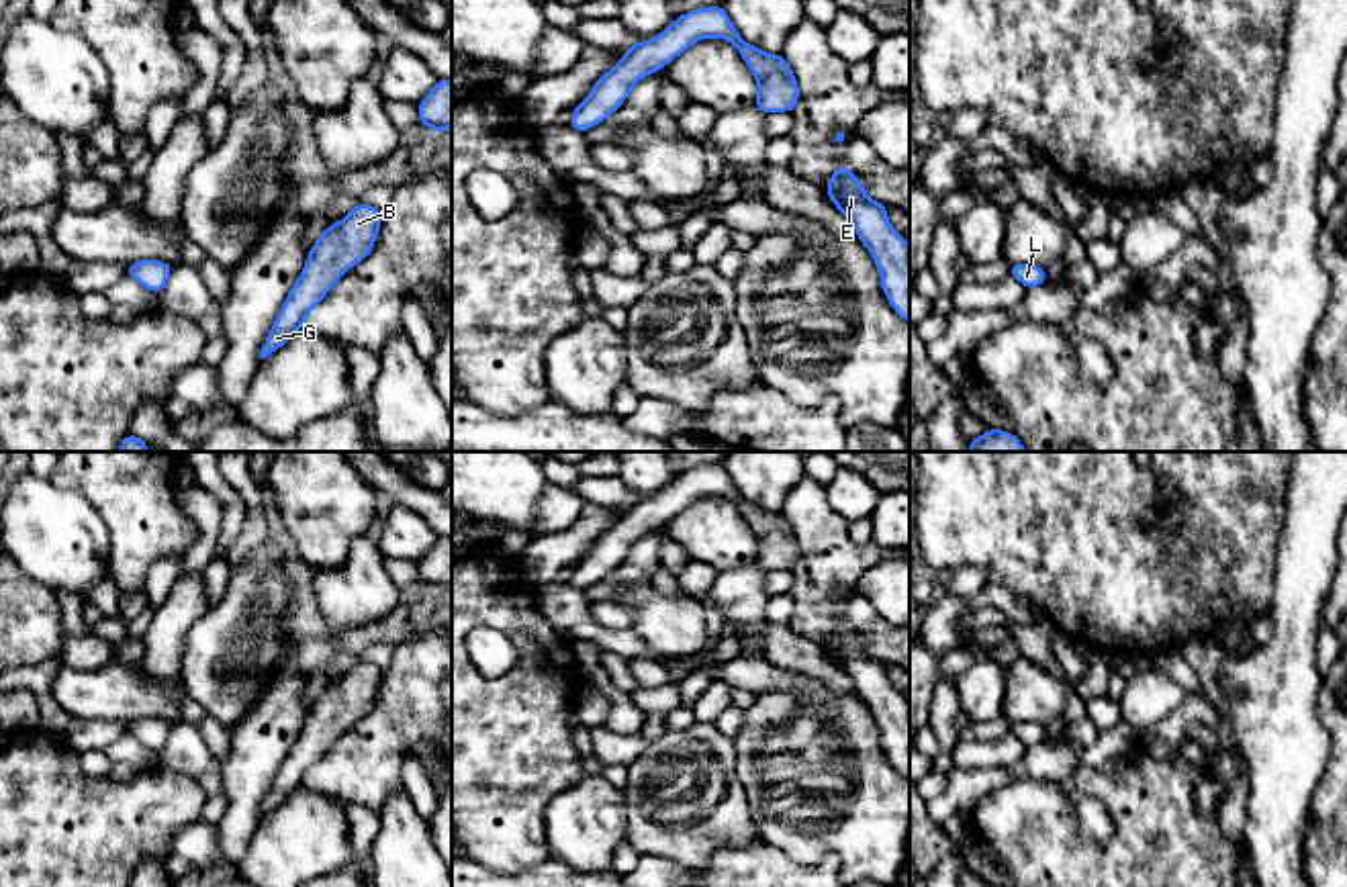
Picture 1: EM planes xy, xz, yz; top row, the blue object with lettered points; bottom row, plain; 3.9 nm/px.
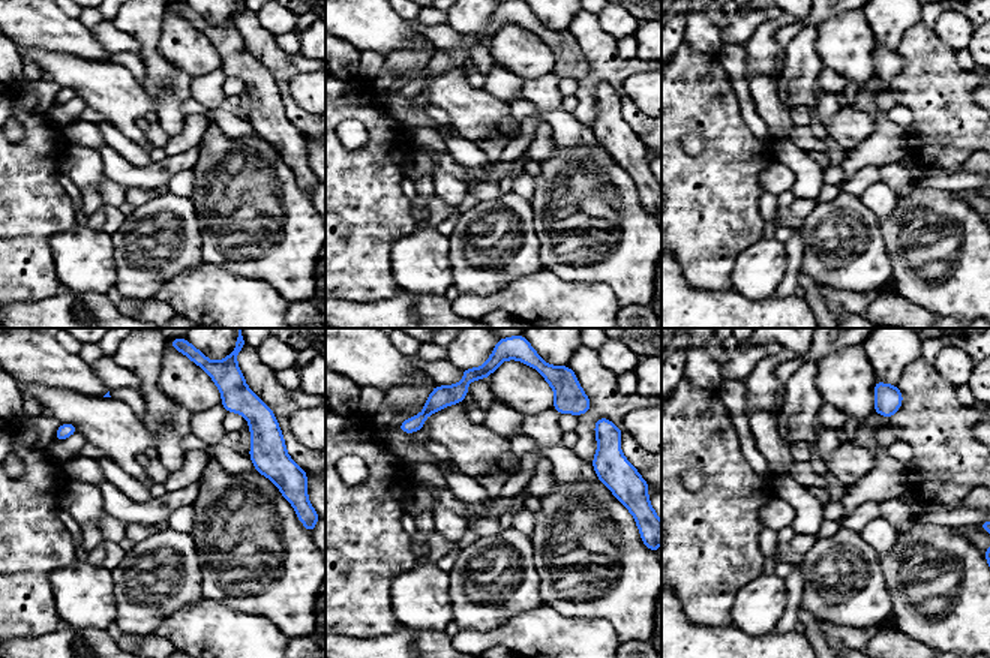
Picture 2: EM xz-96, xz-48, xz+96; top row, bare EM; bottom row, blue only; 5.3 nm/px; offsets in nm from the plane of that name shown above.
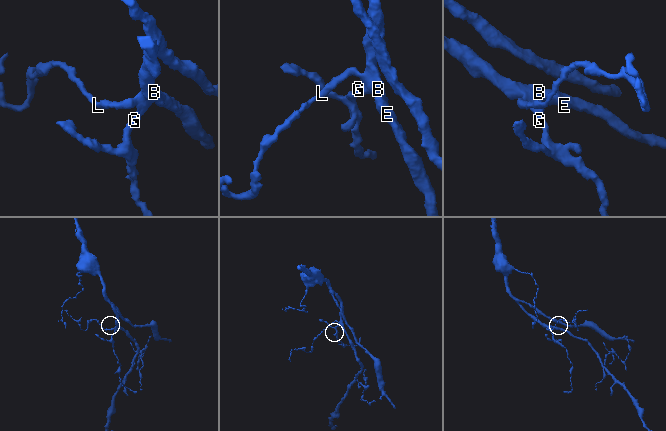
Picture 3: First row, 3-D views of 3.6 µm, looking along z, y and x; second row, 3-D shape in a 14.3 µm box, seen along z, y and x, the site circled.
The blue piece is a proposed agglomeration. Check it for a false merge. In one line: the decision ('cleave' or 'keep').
keep

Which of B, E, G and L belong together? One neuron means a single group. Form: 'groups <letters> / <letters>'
groups B E G L

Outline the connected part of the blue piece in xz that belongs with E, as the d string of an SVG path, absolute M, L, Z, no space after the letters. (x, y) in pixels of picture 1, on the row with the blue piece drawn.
M838 166L826 186L828 198L854 225L858 241L871 251L881 288L895 313L910 323L910 245L887 221L887 206L867 196L863 182Z

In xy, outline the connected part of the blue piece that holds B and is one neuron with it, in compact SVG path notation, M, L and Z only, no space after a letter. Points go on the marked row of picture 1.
M358 202L345 219L323 231L311 247L307 264L262 345L262 360L284 345L305 325L307 315L352 266L370 255L380 223L382 213L378 208Z

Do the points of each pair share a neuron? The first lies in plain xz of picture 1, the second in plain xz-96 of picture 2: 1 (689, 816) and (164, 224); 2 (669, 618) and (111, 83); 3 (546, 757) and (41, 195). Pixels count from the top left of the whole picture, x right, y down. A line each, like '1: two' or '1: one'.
1: one
2: one
3: one

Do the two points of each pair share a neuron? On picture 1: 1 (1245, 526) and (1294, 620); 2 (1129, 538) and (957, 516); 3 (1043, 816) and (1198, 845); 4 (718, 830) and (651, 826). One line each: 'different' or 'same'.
1: different
2: same
3: same
4: same

